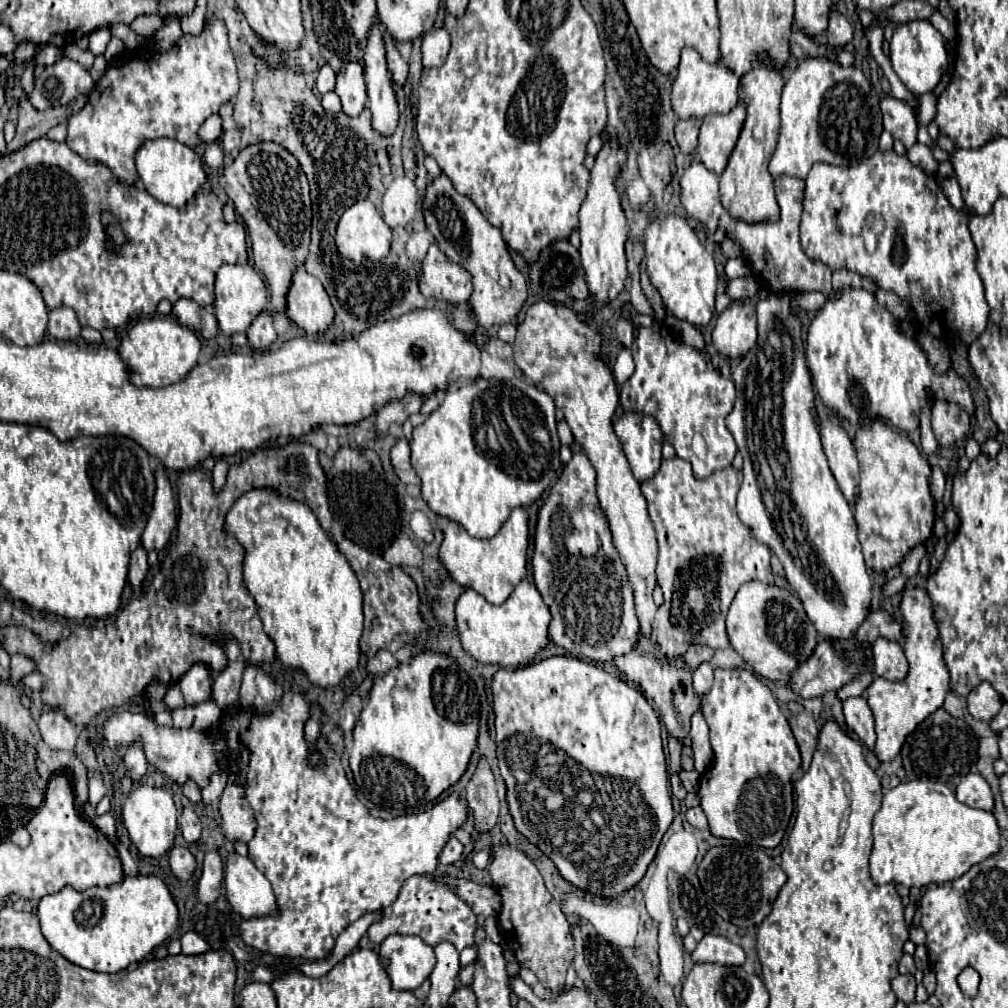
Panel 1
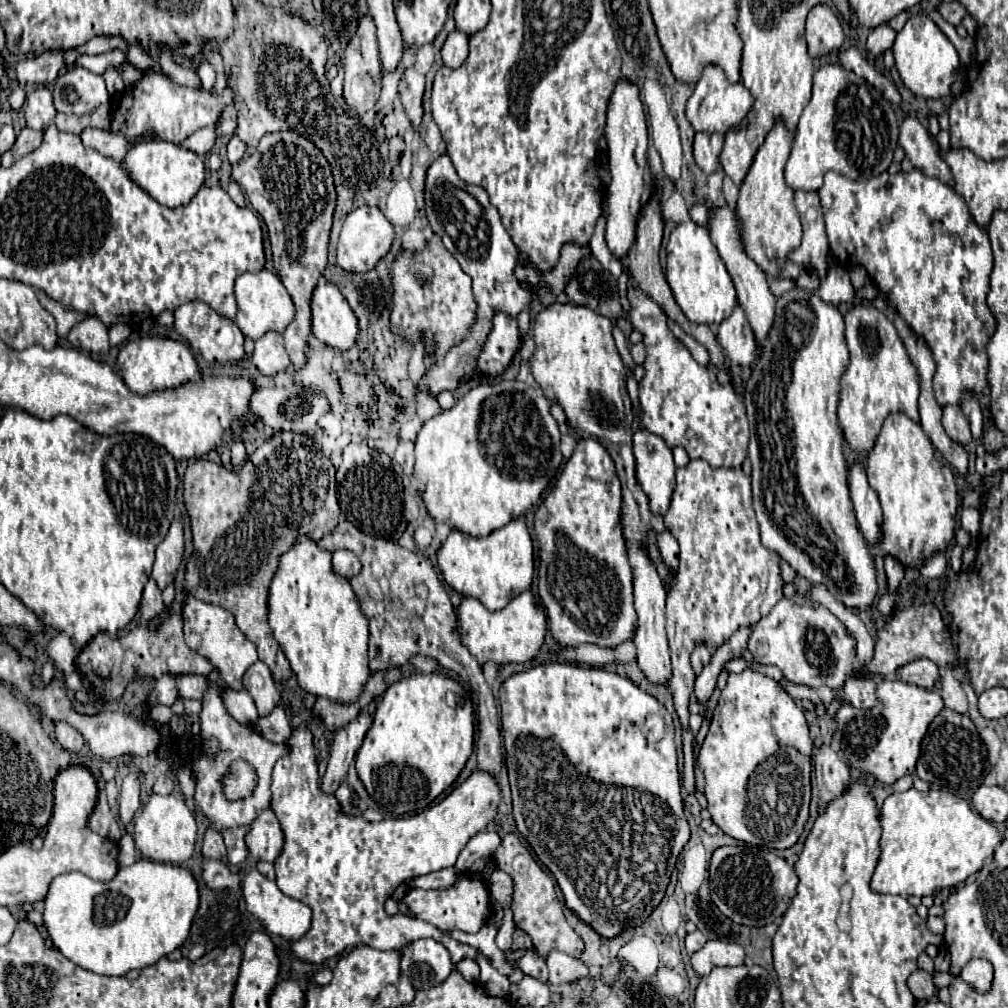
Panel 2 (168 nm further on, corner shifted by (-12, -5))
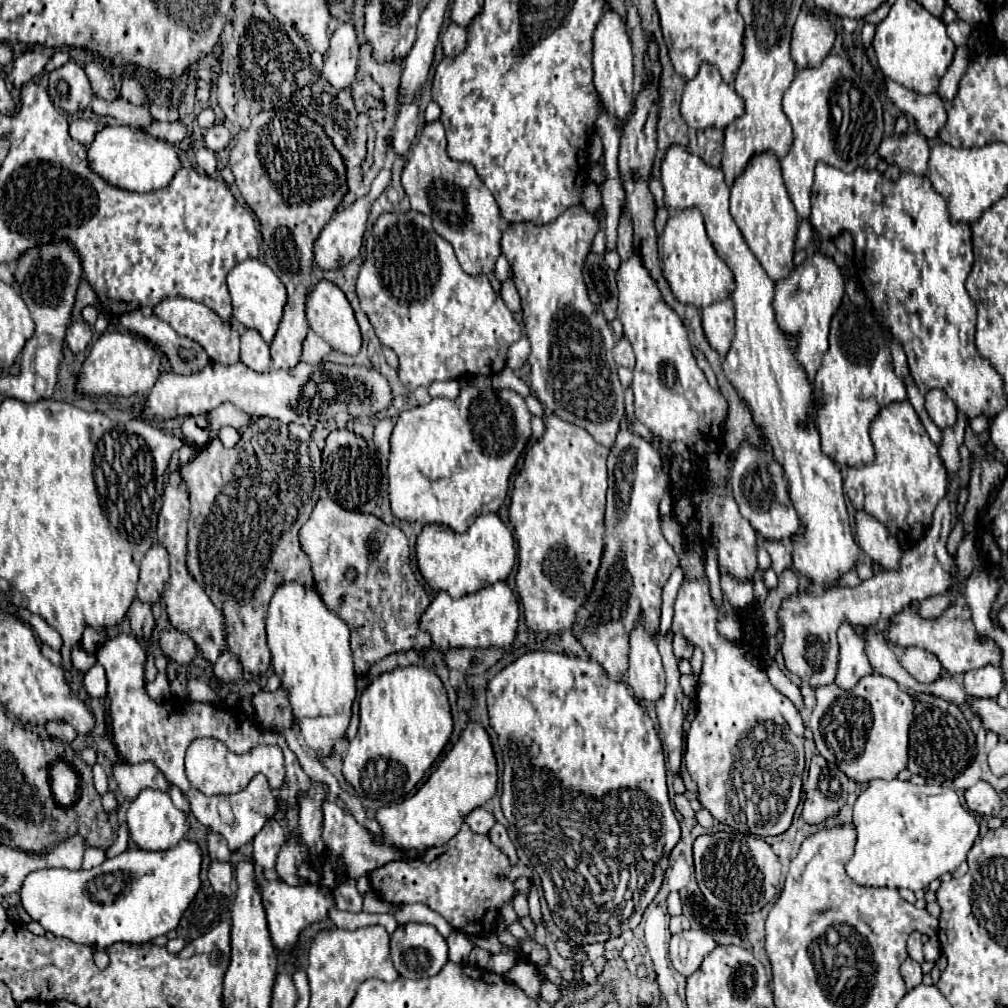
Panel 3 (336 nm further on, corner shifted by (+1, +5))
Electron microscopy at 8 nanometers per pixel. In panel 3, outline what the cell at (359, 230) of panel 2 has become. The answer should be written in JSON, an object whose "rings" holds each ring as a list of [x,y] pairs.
{"rings":[[[359,198],[345,210],[337,212],[315,240],[315,264],[321,270],[337,270],[349,264],[363,244],[369,218],[369,200]]]}

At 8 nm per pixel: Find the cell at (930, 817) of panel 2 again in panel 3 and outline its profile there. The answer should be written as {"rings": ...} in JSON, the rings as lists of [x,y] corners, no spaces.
{"rings":[[[873,780],[853,806],[857,846],[847,874],[859,886],[925,890],[945,872],[955,872],[979,836],[979,824],[961,806],[955,790],[915,786],[901,780]]]}

